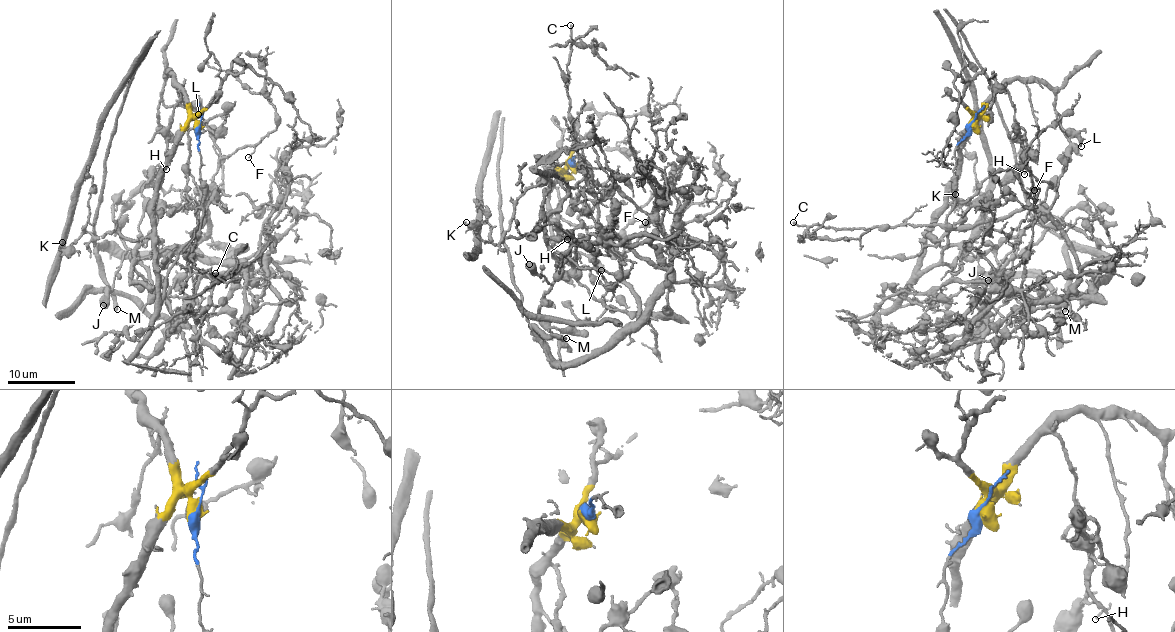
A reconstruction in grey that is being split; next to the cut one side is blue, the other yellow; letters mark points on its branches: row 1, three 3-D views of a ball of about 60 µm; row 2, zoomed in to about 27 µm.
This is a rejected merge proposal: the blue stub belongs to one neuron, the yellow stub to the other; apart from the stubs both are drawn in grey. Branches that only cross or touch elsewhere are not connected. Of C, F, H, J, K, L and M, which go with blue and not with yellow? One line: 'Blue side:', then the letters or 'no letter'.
Blue side: C, F, M

